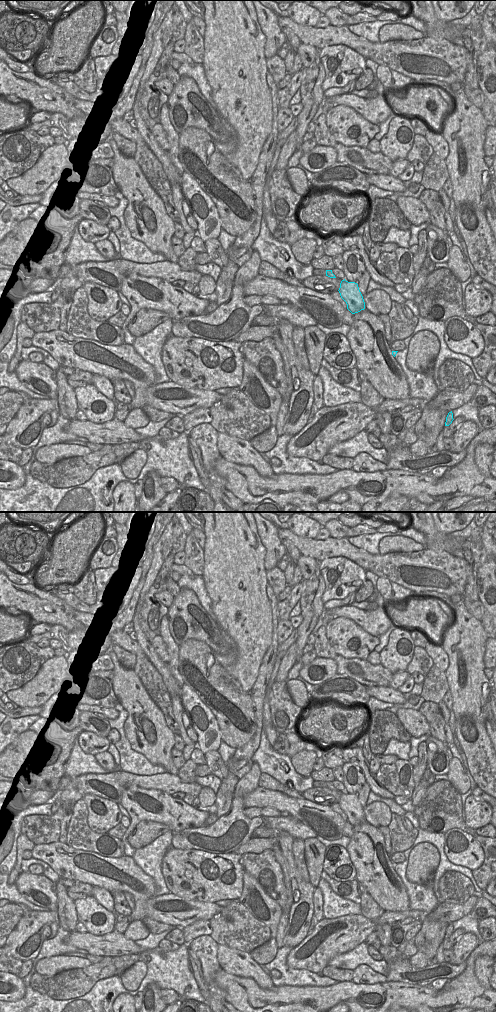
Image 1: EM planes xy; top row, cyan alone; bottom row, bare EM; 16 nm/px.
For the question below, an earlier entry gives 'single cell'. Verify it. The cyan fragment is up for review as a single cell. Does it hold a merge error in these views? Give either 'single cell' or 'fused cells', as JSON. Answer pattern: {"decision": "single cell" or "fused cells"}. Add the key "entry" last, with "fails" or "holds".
{"decision": "fused cells", "entry": "fails"}

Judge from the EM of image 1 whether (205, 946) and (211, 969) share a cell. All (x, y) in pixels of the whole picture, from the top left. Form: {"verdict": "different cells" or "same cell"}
{"verdict": "same cell"}

